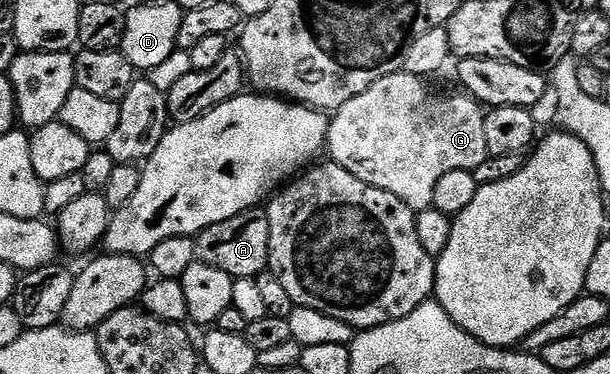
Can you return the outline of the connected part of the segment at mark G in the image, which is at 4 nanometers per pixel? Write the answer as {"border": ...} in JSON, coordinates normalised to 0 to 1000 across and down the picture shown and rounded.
{"border":[[[664,184],[652,190],[646,201],[630,206],[623,217],[616,217],[616,227],[597,238],[597,249],[577,259],[577,270],[570,270],[554,297],[546,299],[544,316],[541,318],[541,353],[534,369],[538,414],[541,404],[539,422],[546,428],[546,433],[556,436],[564,452],[570,452],[570,463],[590,473],[590,484],[597,484],[616,505],[630,505],[630,516],[643,516],[643,527],[656,527],[656,537],[662,537],[662,548],[674,553],[680,570],[698,564],[705,553],[710,553],[708,516],[715,516],[715,495],[721,487],[721,473],[728,473],[743,457],[777,460],[779,452],[800,422],[797,390],[793,388],[792,289],[762,249],[749,249],[751,254],[716,254],[715,246],[703,243],[692,222],[697,219],[693,219],[687,203],[670,201]]]}

